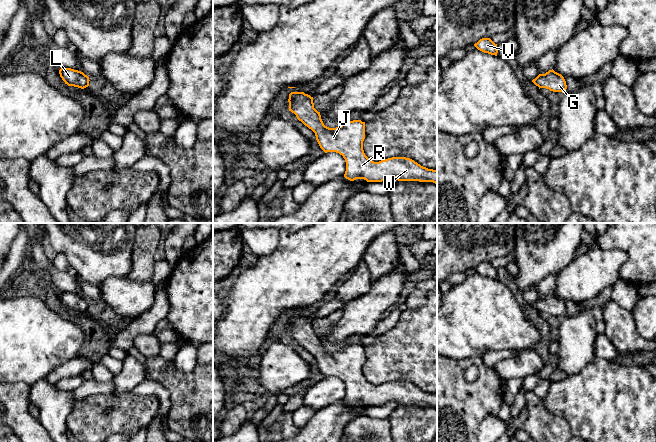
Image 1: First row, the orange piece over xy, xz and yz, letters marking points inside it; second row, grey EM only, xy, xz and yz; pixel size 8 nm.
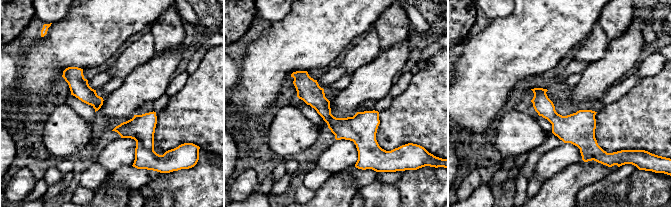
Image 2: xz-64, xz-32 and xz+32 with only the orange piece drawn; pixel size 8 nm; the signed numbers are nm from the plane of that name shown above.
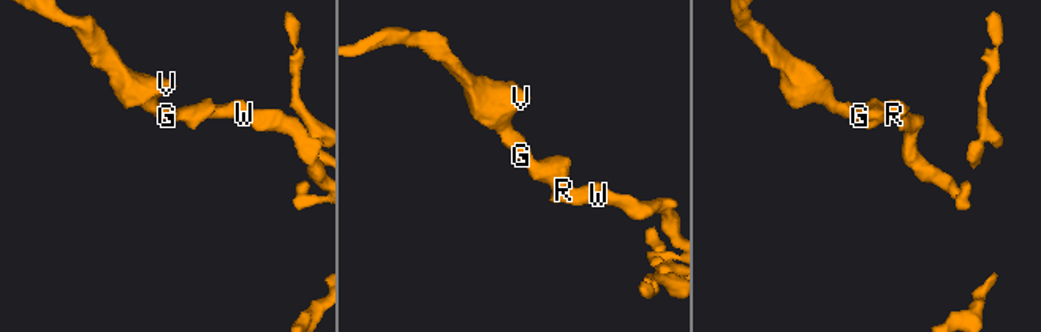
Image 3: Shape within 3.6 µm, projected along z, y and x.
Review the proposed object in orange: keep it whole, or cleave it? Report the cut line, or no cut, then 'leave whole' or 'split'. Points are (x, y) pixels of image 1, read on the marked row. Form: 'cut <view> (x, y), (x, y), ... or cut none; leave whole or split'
cut none; leave whole

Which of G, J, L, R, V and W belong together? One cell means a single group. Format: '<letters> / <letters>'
G J L R V W

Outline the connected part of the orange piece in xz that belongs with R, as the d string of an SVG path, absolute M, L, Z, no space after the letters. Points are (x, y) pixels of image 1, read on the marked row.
M304 92L289 94L289 111L311 129L320 148L336 152L346 162L344 177L350 181L364 179L367 182L382 182L389 178L398 181L433 182L437 184L437 170L421 166L406 157L392 157L379 162L370 160L364 153L365 122L353 120L336 128L324 125L320 112L314 108L313 97Z

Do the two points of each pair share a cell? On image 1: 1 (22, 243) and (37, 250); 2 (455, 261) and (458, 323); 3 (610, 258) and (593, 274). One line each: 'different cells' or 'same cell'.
1: different cells
2: different cells
3: same cell

